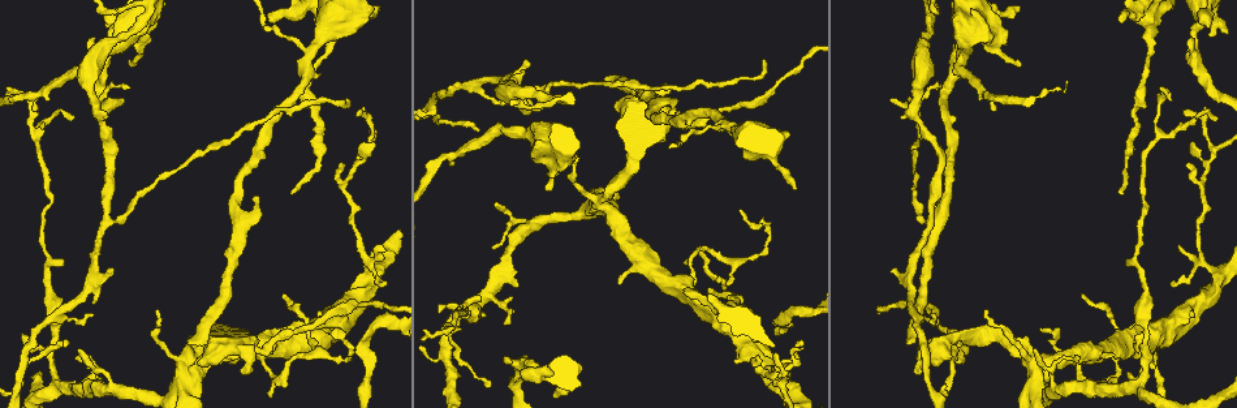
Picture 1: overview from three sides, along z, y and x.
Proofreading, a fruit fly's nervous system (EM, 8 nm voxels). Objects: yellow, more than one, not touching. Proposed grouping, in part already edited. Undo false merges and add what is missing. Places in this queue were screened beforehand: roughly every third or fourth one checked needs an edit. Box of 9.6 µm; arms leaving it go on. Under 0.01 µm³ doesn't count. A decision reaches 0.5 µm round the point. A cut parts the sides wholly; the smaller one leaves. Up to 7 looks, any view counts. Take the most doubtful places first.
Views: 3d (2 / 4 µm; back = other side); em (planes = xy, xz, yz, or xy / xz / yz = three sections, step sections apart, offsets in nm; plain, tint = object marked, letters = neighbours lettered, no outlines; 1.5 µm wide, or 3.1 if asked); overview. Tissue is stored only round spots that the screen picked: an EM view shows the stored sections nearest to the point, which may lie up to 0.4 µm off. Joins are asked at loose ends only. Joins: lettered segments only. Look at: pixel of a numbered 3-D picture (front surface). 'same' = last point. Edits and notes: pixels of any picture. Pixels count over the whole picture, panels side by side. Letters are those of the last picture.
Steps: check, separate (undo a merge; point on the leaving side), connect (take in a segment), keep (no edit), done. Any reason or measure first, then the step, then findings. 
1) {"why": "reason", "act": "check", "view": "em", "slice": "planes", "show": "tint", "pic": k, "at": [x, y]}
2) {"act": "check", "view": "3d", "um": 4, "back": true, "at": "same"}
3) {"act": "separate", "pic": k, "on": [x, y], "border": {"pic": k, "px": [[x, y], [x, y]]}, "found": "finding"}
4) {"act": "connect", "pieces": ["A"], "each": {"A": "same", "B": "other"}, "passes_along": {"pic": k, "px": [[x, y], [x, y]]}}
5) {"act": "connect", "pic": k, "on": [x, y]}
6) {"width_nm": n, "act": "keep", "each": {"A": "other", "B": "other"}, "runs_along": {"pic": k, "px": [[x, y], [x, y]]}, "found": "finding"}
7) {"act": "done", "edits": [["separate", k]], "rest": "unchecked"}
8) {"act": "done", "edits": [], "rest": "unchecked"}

{"why": "small branch off a trunk", "act": "check", "view": "em", "slice": "yz", "step": 4, "show": "tint", "pic": 1, "at": [371, 279]}

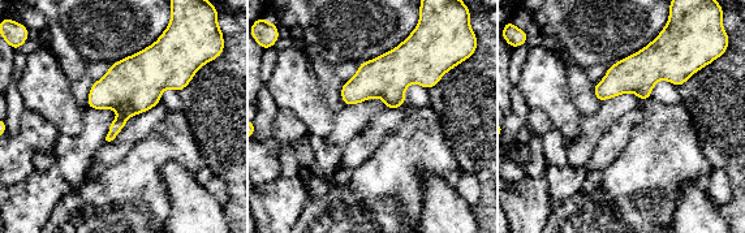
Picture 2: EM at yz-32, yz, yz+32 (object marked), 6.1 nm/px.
{"act": "check", "view": "em", "slice": "planes", "show": "letters", "at": "same"}

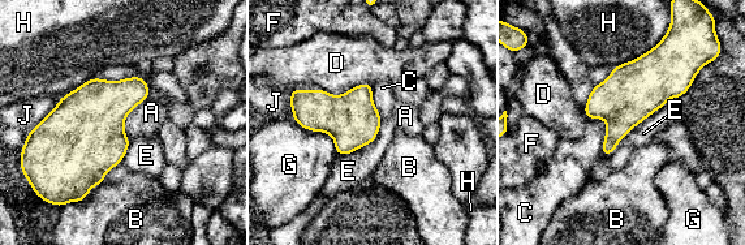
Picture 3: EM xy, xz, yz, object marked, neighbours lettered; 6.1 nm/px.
{"width_nm": 240, "longest_contact_nm": ["E", 500], "act": "keep", "each": {"A": "other", "B": "other", "C": "other", "D": "other", "E": "other", "F": "other", "G": "other", "H": "other", "J": "other"}, "found": "continuous, no second cell"}

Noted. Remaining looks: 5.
{"why": "stops while still wide", "act": "check", "view": "3d", "um": 4, "pic": 1, "at": [572, 160]}

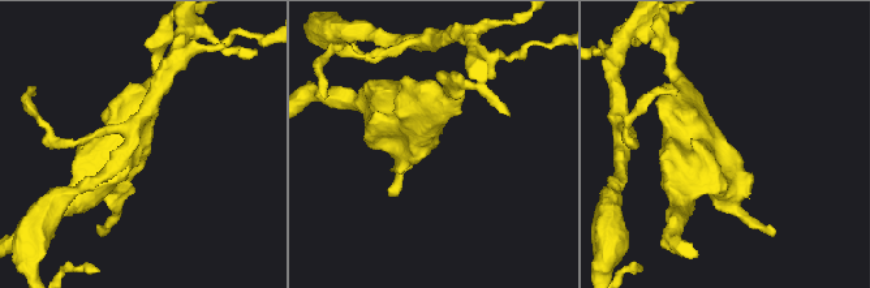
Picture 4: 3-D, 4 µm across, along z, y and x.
{"why": "need the tissue", "act": "check", "view": "em", "slice": "planes", "show": "letters", "pic": 4, "at": [724, 163]}

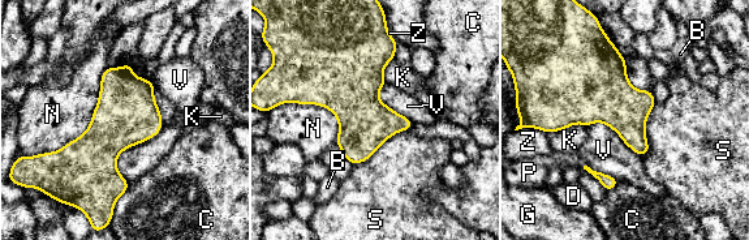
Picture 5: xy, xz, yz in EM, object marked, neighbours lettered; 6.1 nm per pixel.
{"act": "keep", "each": {"B": "other", "C": "other", "D": "other", "G": "other", "K": "other", "N": "other", "P": "other", "S": "other", "V": "other", "Z": "other"}, "border": {"pic": 5, "px": [[164, 124], [119, 155], [128, 183]]}, "found": "none of them fits"}

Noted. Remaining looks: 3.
{"why": "tapers out", "act": "check", "view": "em", "slice": "planes", "show": "letters", "pic": 1, "at": [496, 203]}

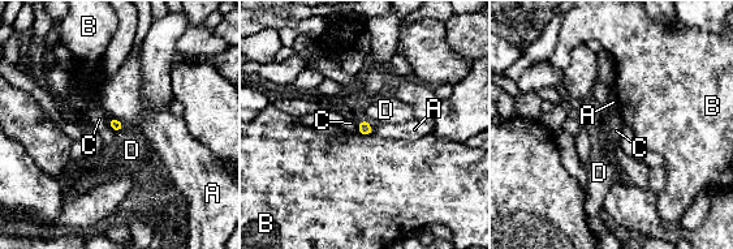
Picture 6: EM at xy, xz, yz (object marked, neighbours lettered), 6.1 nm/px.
{"longest_contact_nm": ["A", 120], "act": "keep", "each": {"A": "other", "B": "other", "C": "other", "D": "other"}, "found": "no lettered segment goes on from it"}

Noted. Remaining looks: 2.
{"act": "done", "edits": [], "rest": "unchecked"}

